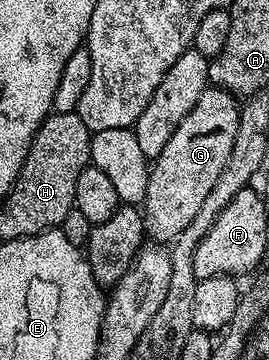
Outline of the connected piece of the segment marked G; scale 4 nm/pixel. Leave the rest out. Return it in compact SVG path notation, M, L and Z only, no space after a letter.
M213 84L207 86L206 91L200 96L200 100L196 100L192 112L188 112L188 116L184 116L184 120L180 120L176 132L172 132L172 140L168 140L164 152L160 152L160 156L153 159L144 203L144 230L149 237L150 234L154 237L151 239L155 243L172 243L195 219L196 212L208 197L208 192L215 187L220 172L224 171L224 166L232 153L232 146L236 144L239 109L240 102L235 95L229 94L226 90Z

